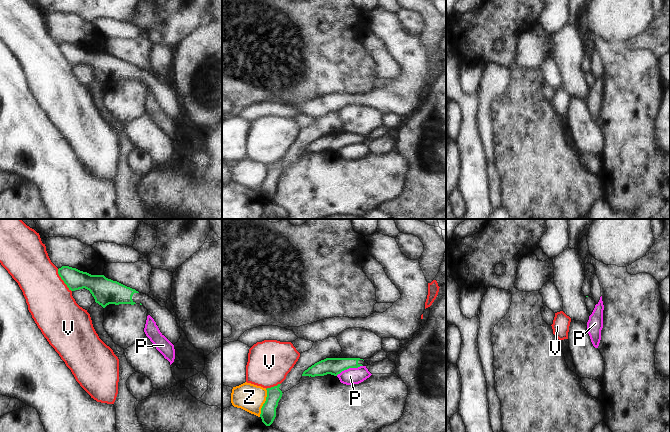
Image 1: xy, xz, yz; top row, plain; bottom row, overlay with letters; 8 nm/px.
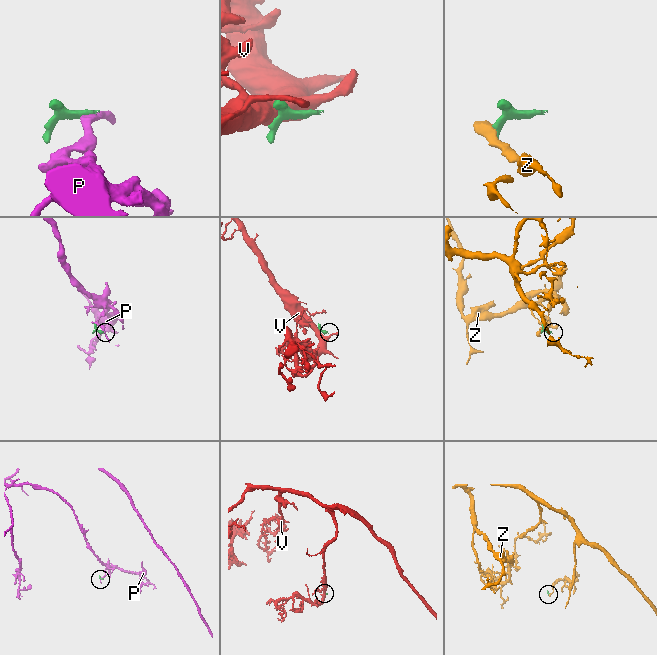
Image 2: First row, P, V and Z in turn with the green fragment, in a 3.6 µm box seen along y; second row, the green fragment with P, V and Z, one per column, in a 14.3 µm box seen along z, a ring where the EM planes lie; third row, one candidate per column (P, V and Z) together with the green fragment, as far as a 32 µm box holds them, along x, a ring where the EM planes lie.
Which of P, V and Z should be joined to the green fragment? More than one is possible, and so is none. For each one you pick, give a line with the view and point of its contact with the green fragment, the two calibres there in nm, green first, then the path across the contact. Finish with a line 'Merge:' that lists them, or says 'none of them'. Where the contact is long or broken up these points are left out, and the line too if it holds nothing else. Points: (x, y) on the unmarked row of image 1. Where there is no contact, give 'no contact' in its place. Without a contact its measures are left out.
Merge: none of them

